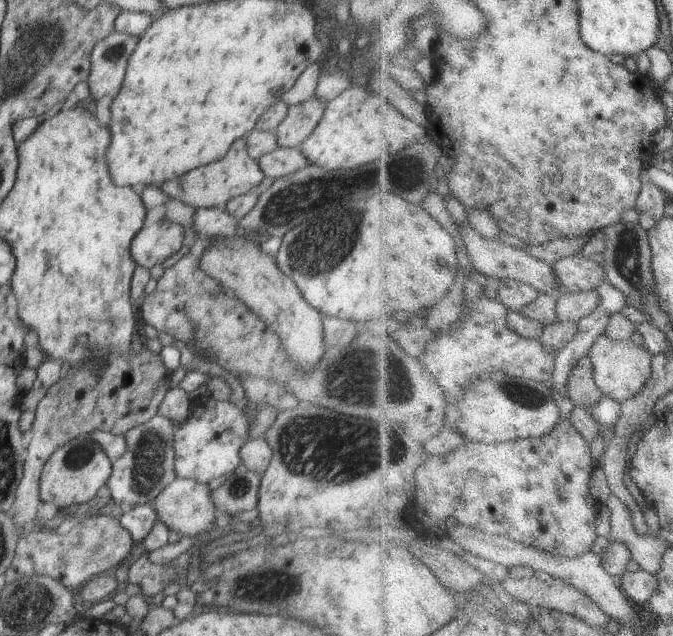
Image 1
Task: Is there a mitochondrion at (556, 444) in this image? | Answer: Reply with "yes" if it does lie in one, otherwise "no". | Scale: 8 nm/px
no

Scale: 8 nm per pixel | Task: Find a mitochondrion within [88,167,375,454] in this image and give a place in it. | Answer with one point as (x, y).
(318, 245)

